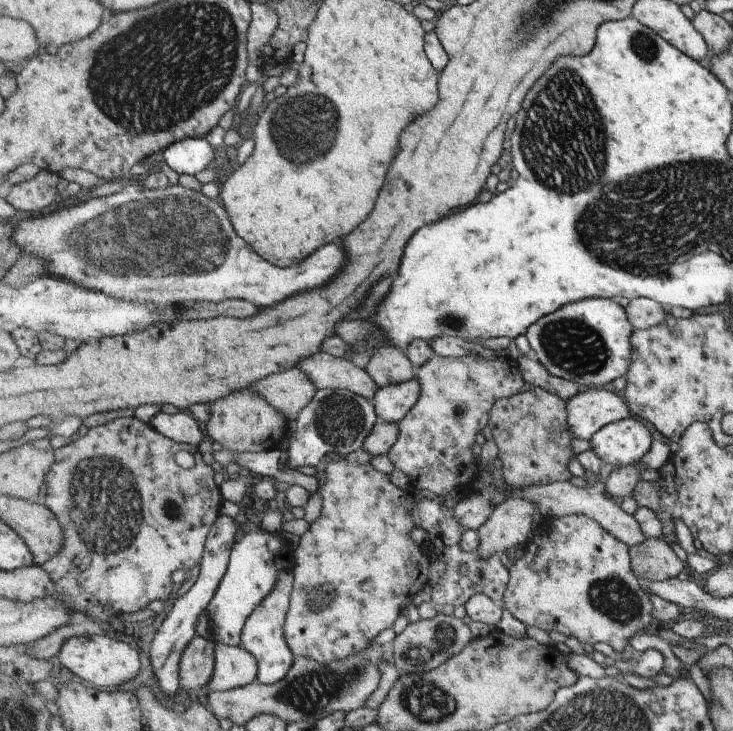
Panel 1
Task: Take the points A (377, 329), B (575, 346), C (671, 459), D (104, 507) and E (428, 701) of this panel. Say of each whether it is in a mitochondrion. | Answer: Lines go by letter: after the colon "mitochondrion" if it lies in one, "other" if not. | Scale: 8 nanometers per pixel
A: other
B: mitochondrion
C: other
D: mitochondrion
E: mitochondrion

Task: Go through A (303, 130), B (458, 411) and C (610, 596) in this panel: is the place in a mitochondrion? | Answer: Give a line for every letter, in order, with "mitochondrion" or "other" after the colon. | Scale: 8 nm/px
A: mitochondrion
B: mitochondrion
C: mitochondrion

